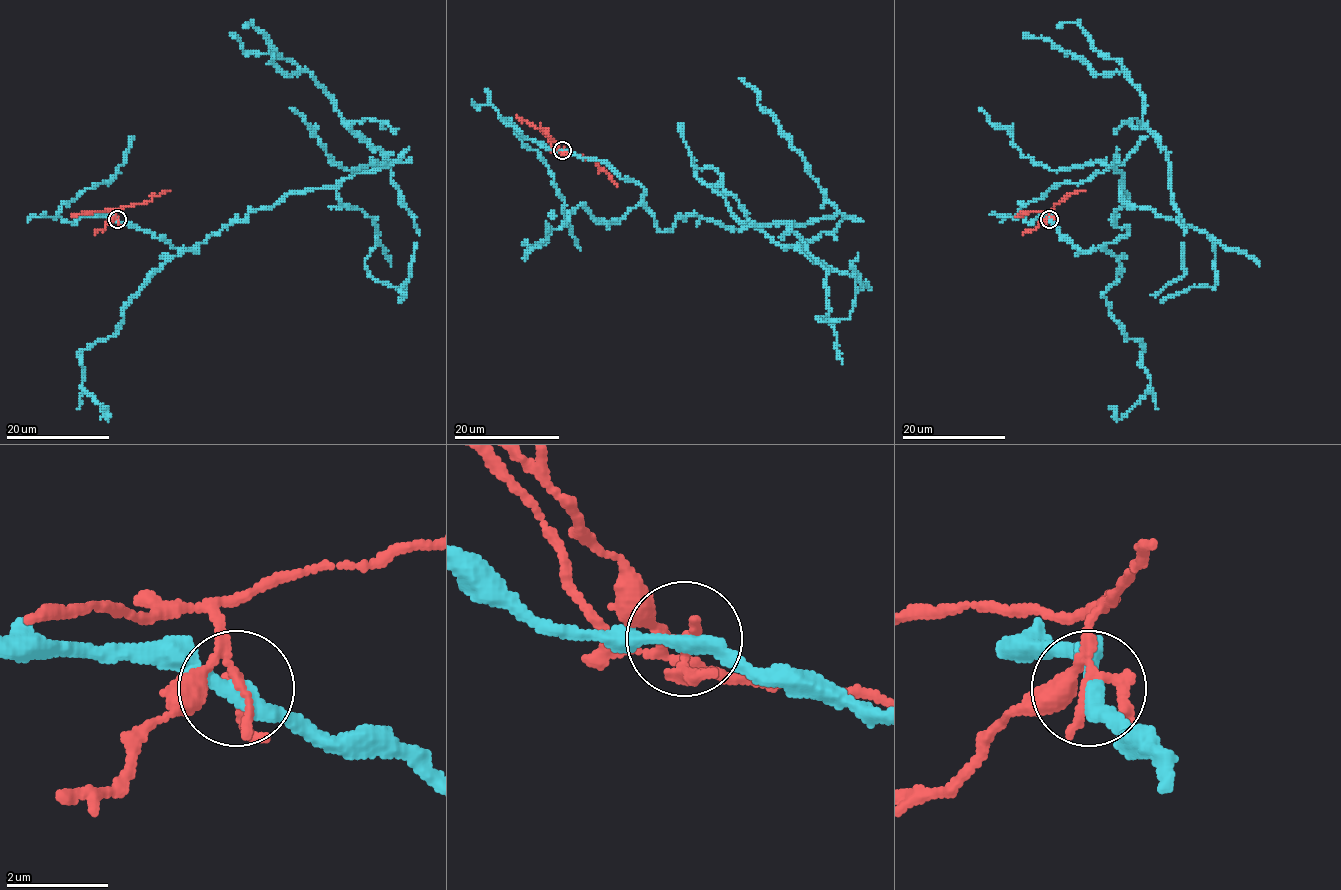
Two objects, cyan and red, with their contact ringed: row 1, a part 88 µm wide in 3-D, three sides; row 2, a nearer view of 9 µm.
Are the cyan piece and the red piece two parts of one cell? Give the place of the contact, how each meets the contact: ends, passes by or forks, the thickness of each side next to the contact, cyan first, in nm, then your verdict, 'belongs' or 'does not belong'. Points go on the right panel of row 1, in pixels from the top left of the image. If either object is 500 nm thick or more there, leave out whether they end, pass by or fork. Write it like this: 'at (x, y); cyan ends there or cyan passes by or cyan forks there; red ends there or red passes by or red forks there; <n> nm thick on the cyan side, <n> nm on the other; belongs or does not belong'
at (1049, 219); cyan passes by; red forks there; 320 nm thick on the cyan side, 160 nm on the other; does not belong

